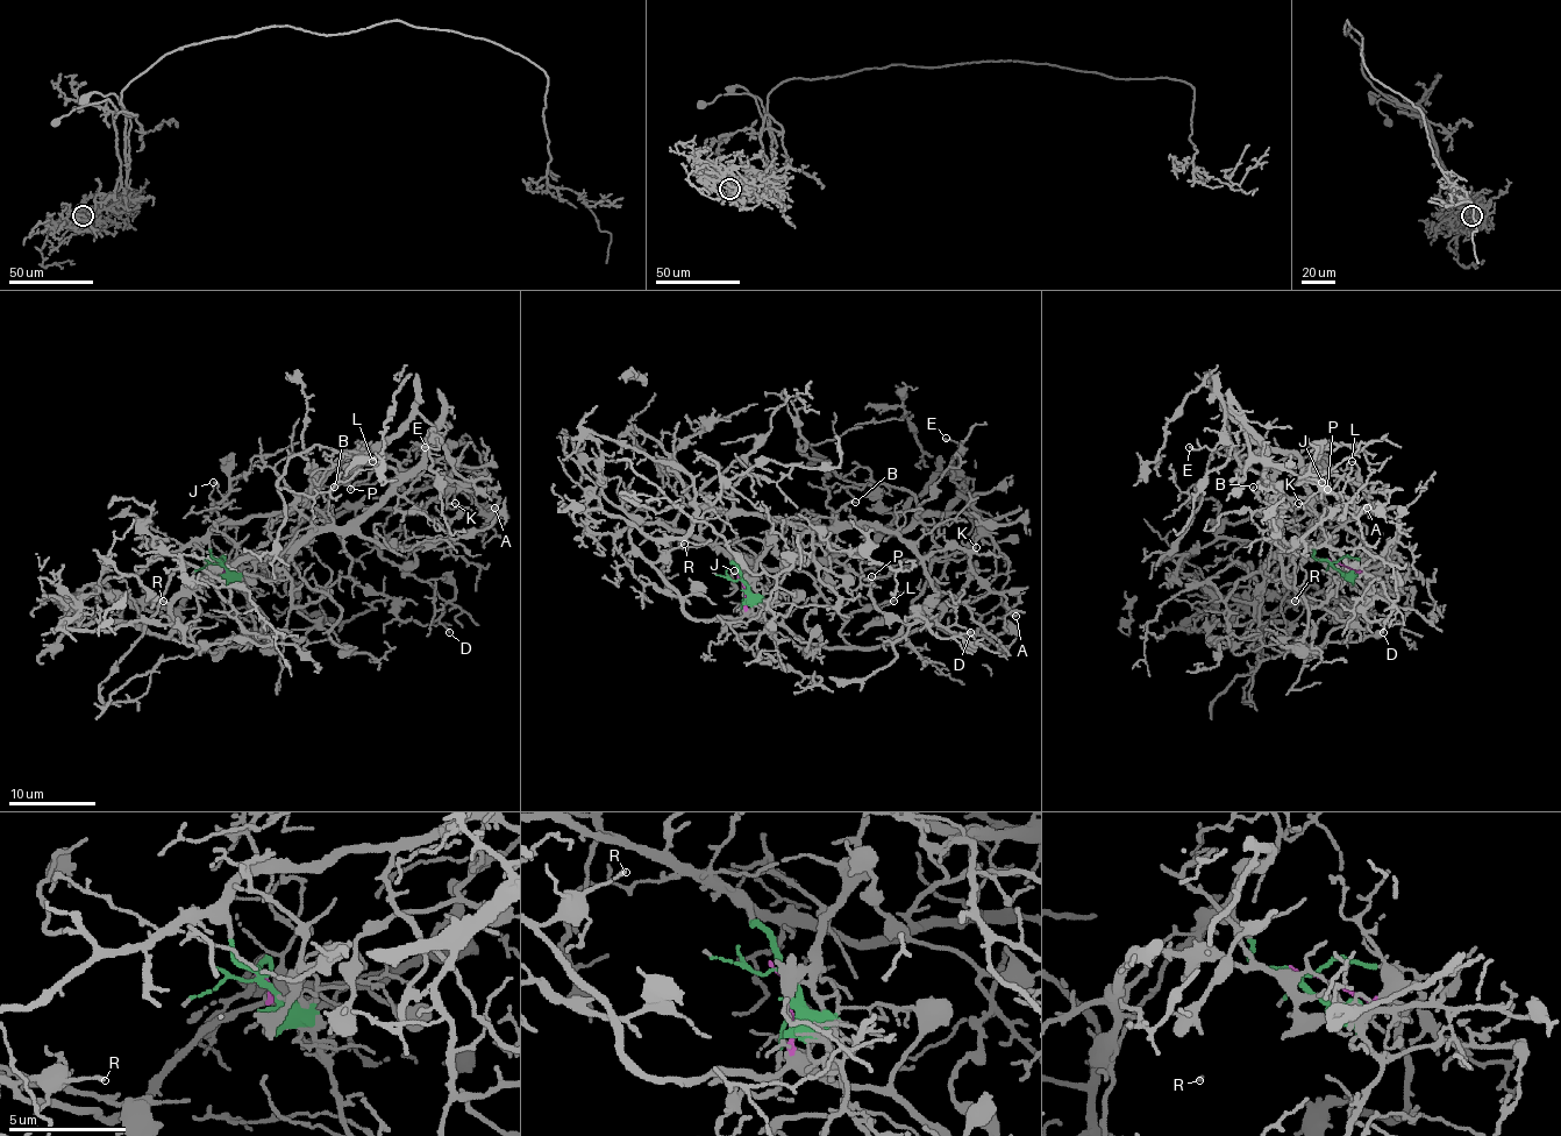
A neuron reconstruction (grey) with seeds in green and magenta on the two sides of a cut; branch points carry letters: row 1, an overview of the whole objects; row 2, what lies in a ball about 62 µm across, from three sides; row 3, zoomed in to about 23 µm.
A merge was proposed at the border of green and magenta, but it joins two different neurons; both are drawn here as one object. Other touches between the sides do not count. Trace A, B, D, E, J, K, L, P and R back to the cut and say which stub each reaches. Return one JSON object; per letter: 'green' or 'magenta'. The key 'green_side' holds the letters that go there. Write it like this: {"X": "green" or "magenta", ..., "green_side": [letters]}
{"A": "magenta", "B": "green", "D": "green", "E": "green", "J": "green", "K": "magenta", "L": "magenta", "P": "green", "R": "magenta", "green_side": ["B", "D", "E", "J", "P"]}

